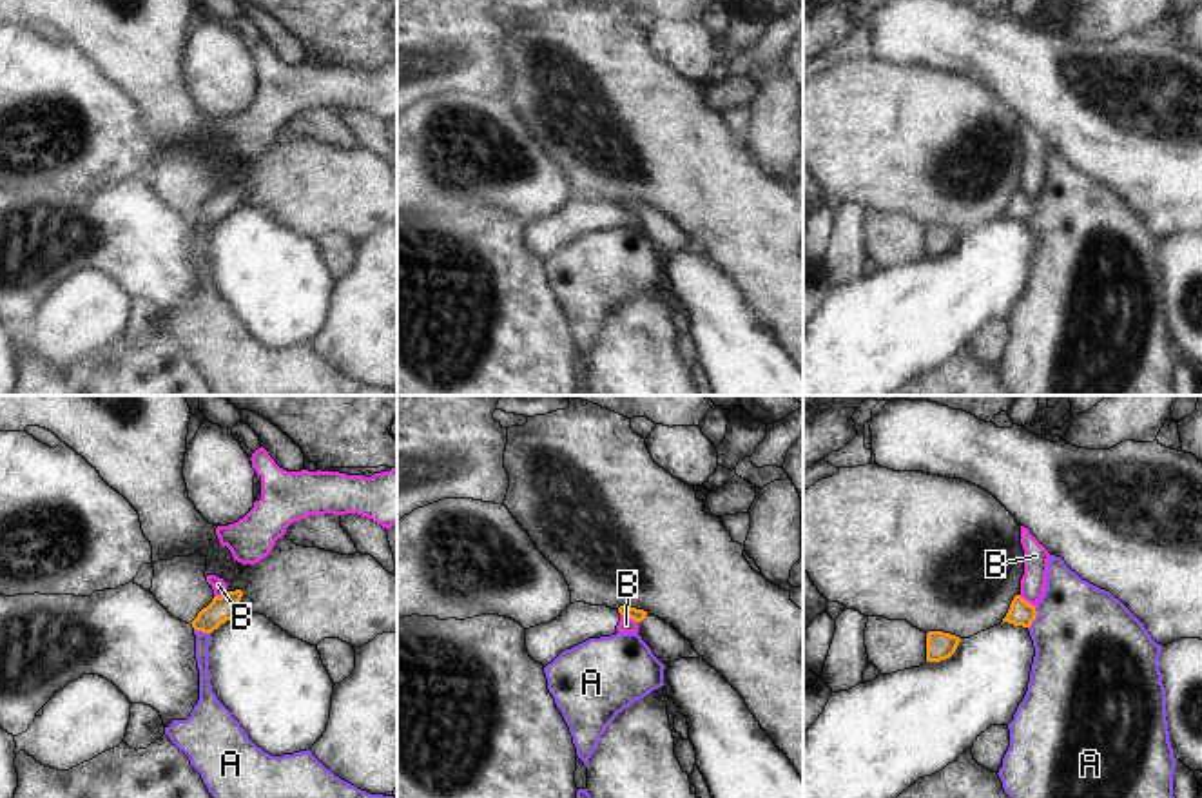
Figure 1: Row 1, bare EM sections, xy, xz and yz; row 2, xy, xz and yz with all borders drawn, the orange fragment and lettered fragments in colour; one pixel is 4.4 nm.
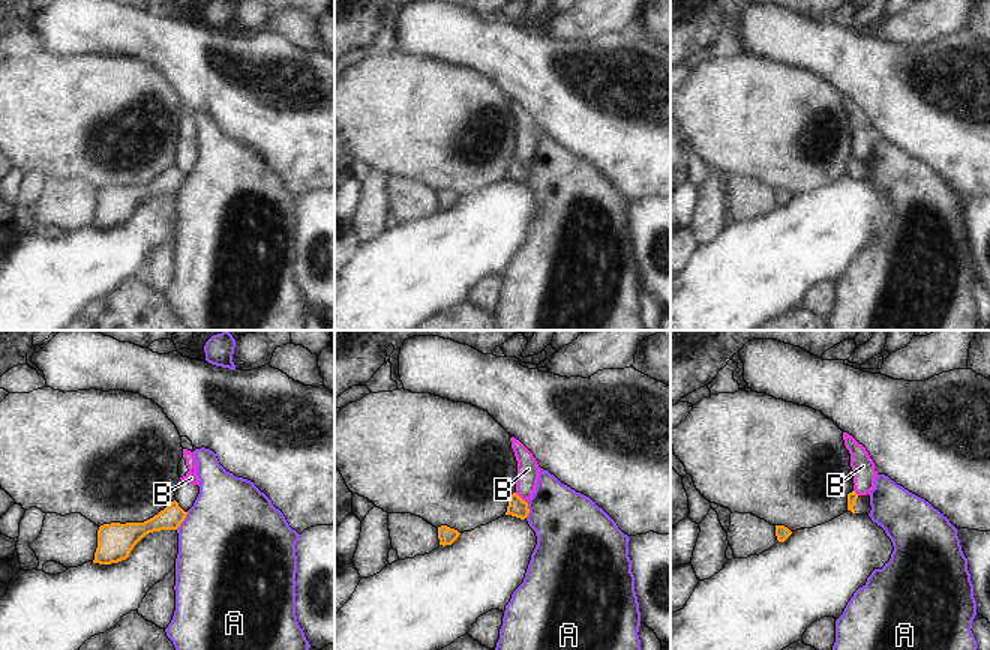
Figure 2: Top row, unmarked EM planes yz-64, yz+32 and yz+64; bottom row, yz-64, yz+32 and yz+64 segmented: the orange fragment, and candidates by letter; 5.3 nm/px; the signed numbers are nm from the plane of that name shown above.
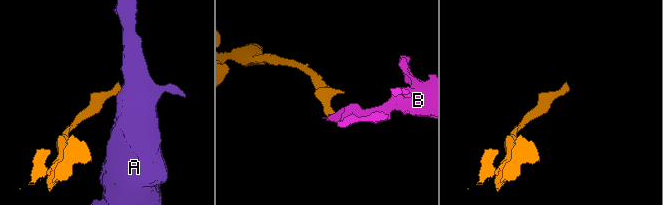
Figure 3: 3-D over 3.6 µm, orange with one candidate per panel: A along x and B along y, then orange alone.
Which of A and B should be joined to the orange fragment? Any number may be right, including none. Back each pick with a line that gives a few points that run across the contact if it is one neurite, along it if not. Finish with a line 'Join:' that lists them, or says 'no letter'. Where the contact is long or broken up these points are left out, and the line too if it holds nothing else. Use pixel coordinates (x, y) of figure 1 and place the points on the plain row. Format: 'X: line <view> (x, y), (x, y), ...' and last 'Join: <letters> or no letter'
Join: no letter

